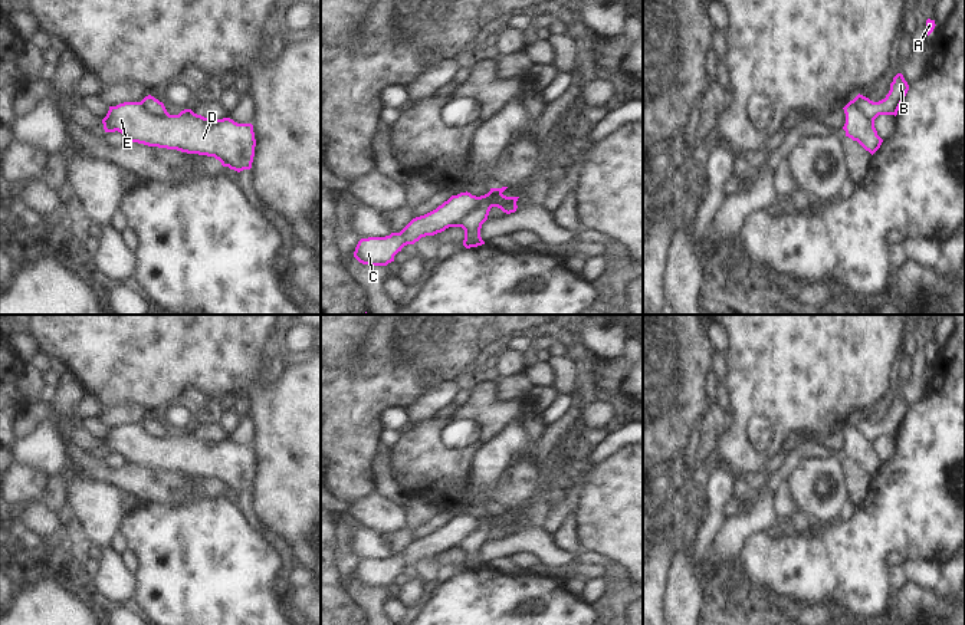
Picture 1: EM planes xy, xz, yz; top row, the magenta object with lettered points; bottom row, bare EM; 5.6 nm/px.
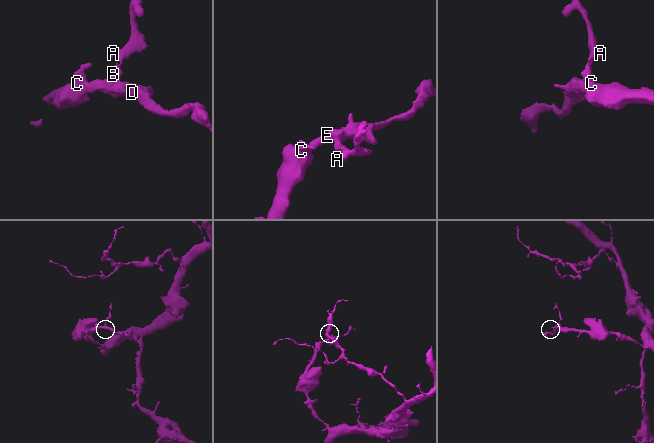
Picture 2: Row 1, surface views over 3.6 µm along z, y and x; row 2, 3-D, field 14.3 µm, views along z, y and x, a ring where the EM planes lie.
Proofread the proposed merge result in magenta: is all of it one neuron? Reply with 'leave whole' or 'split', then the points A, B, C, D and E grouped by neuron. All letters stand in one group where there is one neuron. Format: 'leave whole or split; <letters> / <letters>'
split; A B / C D E

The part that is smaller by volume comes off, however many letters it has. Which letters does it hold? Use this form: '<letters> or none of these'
A, B

